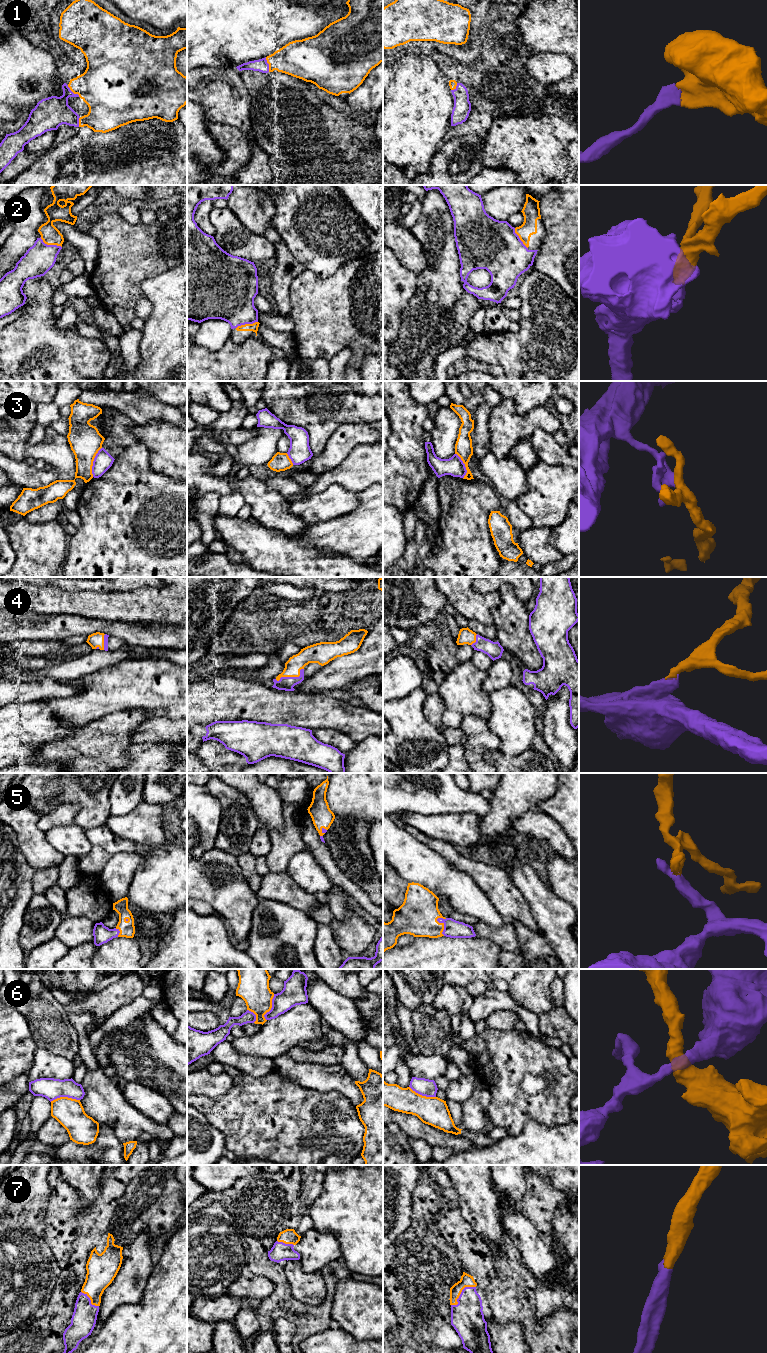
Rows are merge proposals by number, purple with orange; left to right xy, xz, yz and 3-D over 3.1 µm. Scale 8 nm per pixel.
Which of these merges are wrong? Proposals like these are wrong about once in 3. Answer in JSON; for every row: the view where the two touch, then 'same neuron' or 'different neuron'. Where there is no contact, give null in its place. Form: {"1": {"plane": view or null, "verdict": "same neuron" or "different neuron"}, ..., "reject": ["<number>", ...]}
{"1": {"plane": "xy", "verdict": "same neuron"}, "2": {"plane": "xy", "verdict": "same neuron"}, "3": {"plane": "xy", "verdict": "different neuron"}, "4": {"plane": "xz", "verdict": "same neuron"}, "5": {"plane": "yz", "verdict": "same neuron"}, "6": {"plane": "xy", "verdict": "different neuron"}, "7": {"plane": "yz", "verdict": "same neuron"}, "reject": ["3", "6"]}

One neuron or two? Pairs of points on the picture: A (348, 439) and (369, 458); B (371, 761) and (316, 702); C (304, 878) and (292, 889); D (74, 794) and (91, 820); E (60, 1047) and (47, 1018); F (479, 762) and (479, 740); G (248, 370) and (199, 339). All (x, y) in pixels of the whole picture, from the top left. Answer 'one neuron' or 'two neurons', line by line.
A: two neurons
B: two neurons
C: two neurons
D: one neuron
E: one neuron
F: one neuron
G: two neurons

